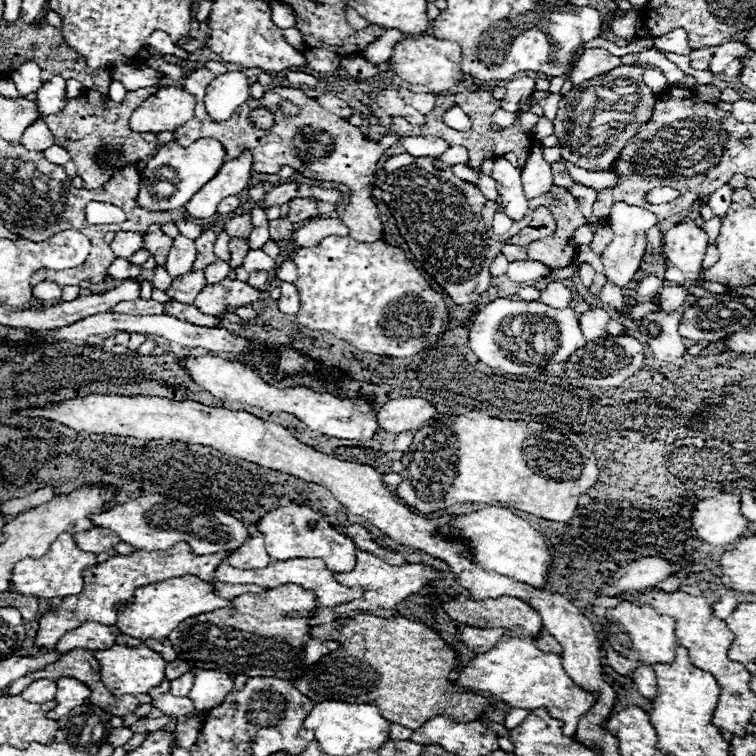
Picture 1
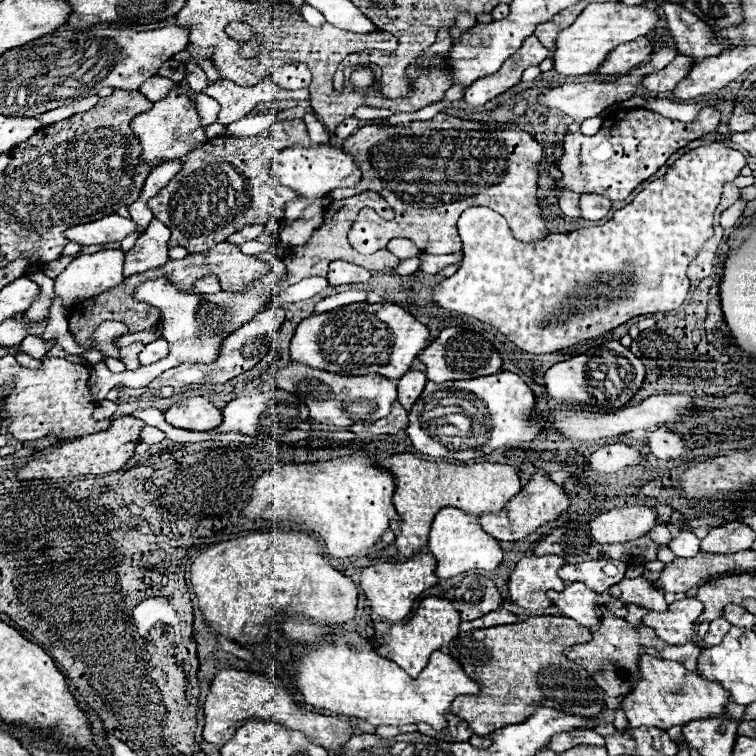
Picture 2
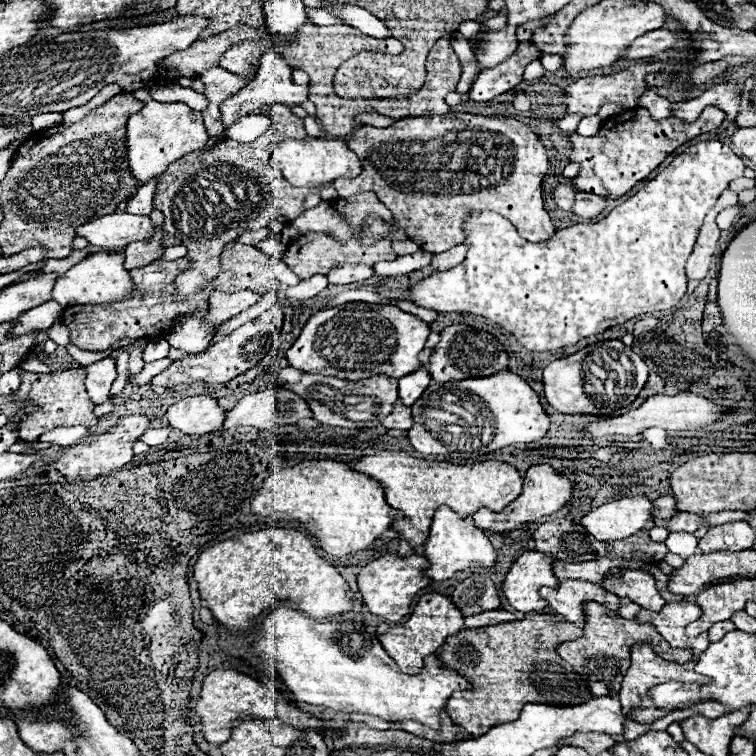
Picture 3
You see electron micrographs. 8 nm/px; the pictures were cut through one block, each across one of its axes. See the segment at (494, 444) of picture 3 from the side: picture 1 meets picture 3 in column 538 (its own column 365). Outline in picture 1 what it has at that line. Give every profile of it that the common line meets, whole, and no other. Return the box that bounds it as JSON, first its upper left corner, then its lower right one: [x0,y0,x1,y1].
[186,356,378,440]

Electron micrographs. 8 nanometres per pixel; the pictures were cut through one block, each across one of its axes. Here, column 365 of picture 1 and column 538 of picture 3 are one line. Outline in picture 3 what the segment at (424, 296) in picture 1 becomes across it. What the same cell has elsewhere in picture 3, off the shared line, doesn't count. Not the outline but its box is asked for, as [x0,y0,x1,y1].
[408,140,744,352]

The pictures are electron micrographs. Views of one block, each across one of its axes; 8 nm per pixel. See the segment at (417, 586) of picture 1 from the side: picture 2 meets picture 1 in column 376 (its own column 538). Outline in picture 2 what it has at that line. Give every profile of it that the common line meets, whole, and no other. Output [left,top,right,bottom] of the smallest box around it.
[508,556,564,610]

